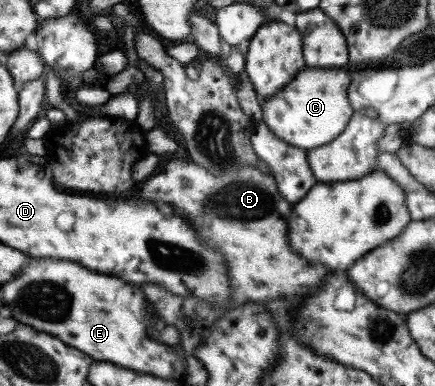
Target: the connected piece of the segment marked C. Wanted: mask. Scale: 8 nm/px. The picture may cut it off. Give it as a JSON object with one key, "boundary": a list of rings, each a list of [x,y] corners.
{"boundary":[[[304,67],[278,93],[263,98],[262,121],[275,137],[291,147],[304,151],[319,148],[334,140],[342,131],[355,108],[347,100],[349,75],[345,69],[317,69]]]}

